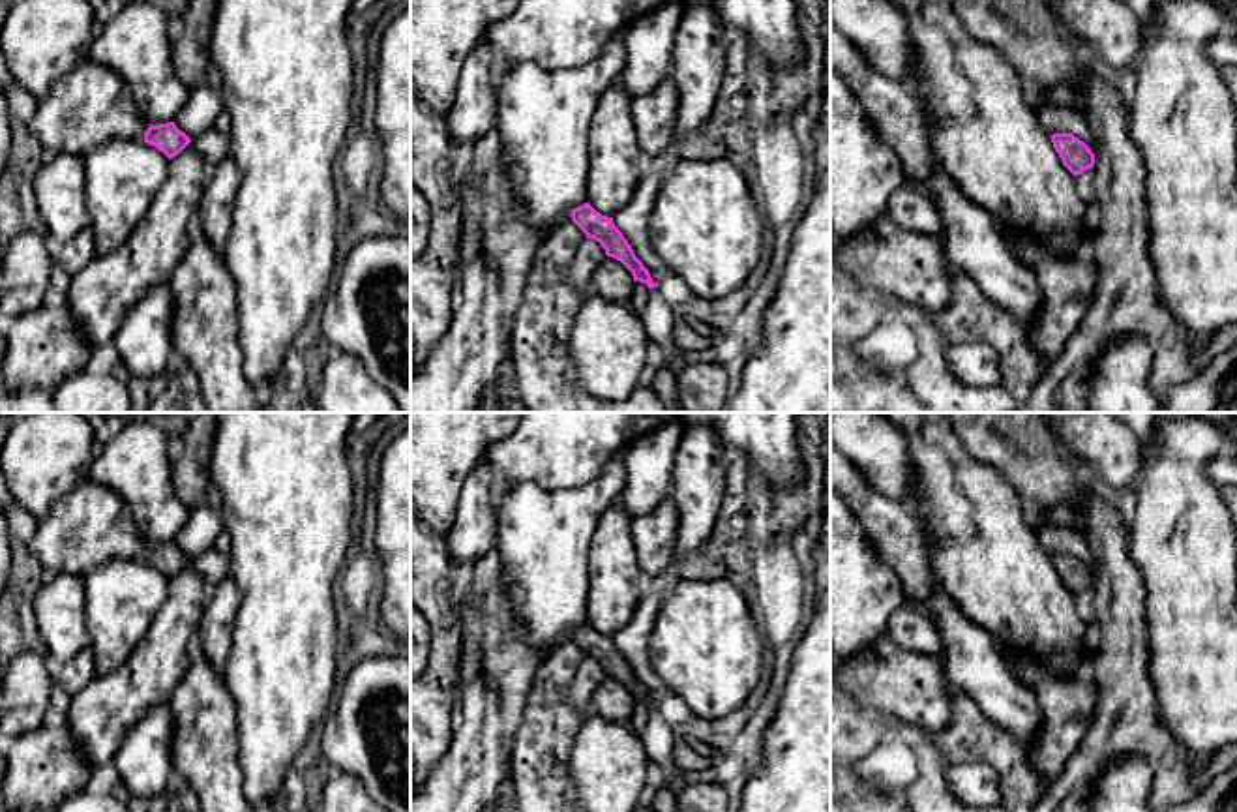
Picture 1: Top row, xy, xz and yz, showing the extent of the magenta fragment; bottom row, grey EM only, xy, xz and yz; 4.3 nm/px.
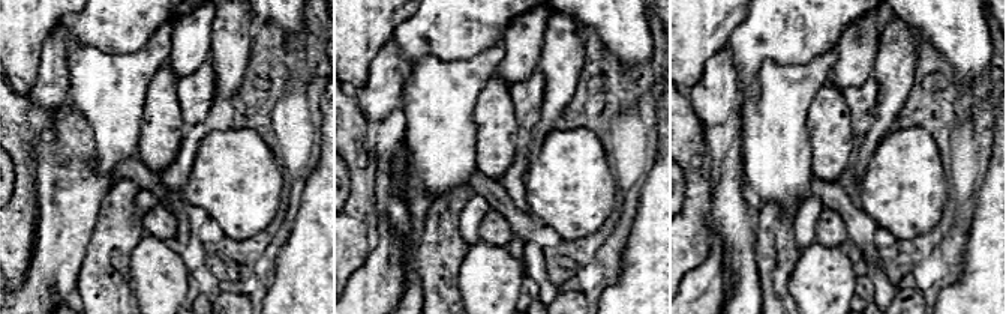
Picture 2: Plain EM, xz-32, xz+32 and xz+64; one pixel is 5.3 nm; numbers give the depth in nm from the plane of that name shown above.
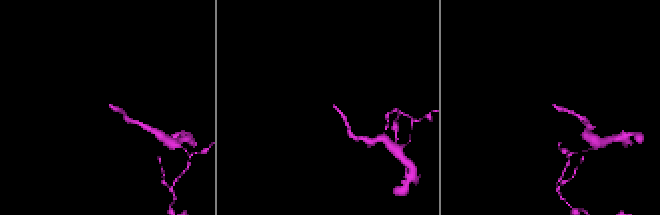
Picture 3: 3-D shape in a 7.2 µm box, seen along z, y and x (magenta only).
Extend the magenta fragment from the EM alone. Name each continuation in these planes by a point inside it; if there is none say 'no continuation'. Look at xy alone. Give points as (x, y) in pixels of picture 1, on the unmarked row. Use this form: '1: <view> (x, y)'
1: xy (90, 526)

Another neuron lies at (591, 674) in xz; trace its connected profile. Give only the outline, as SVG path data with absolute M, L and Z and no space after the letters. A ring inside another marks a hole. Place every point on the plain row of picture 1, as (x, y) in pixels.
M587 658L579 666L575 681L572 684L574 707L589 713L590 696L605 677L605 669L600 666L600 662Z

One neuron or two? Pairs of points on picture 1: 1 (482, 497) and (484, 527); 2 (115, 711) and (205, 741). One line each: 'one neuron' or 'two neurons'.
1: one neuron
2: two neurons

